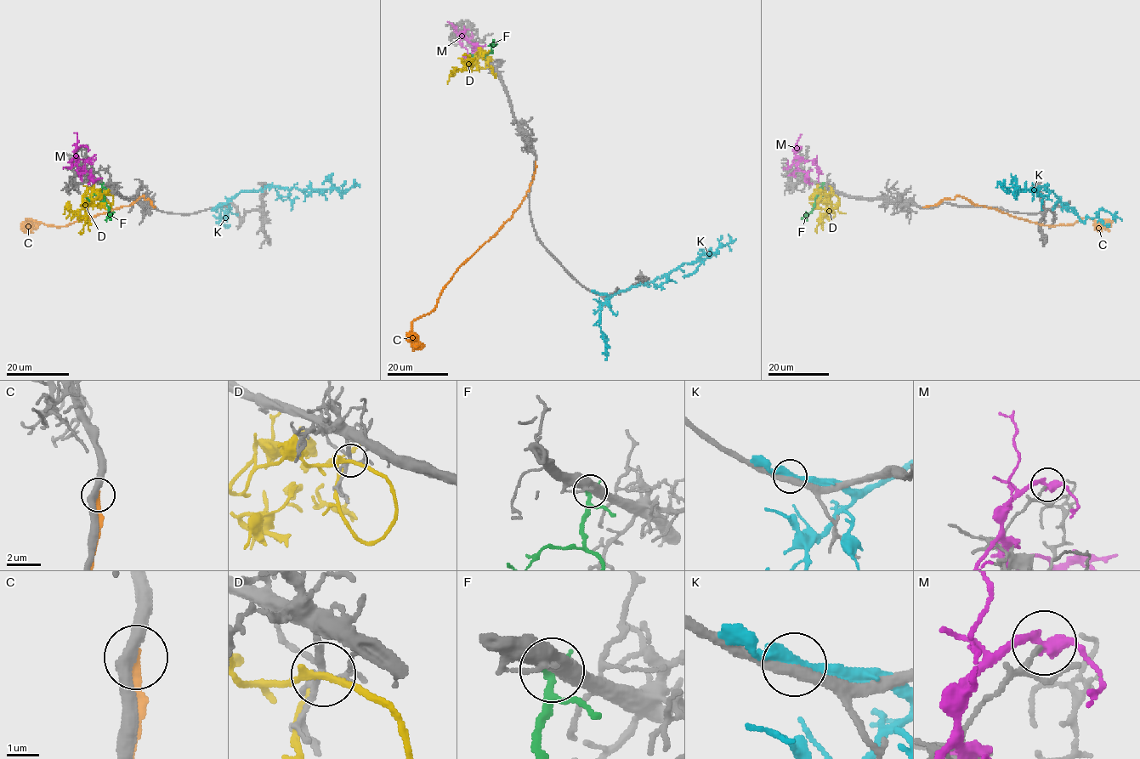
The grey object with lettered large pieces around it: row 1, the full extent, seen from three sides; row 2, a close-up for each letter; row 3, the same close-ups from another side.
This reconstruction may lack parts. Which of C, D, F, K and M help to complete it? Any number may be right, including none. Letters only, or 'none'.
C

